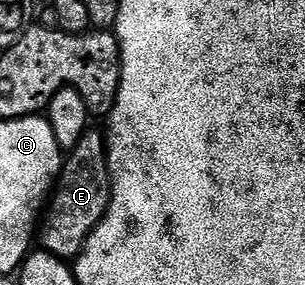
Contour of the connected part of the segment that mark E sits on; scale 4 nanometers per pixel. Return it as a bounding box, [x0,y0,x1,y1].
[39,130,113,260]

